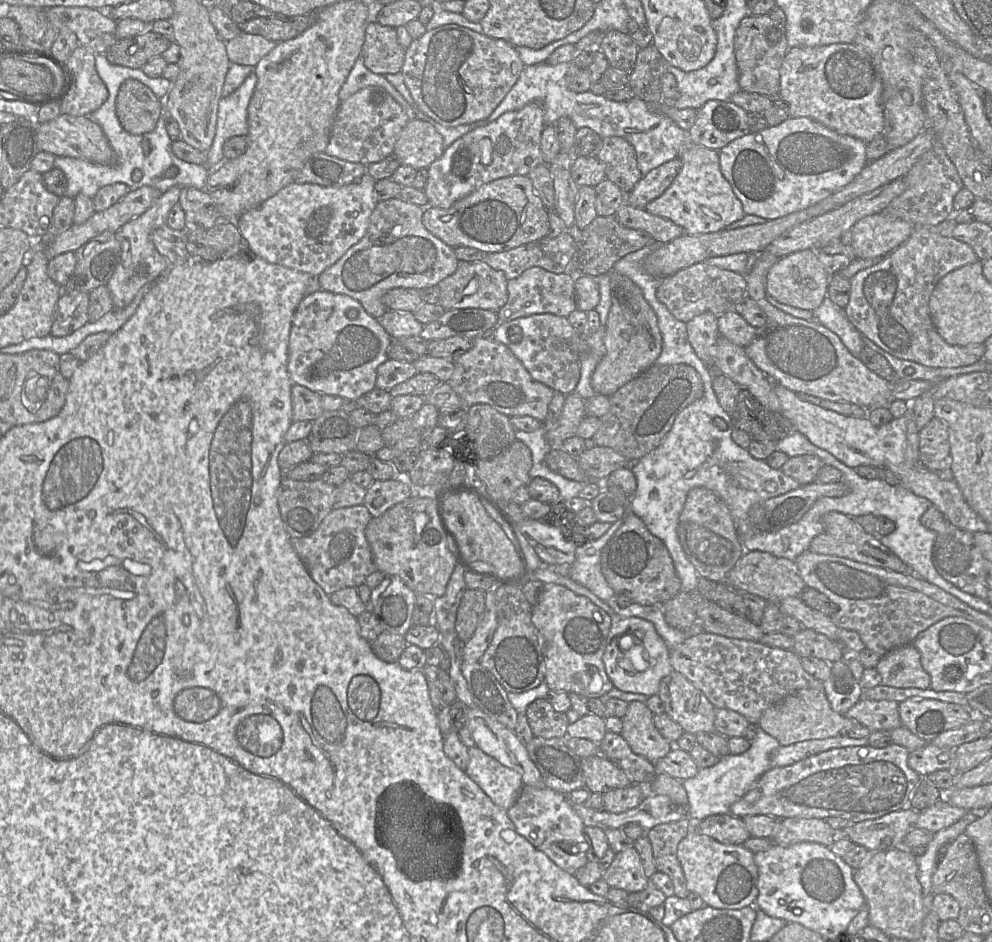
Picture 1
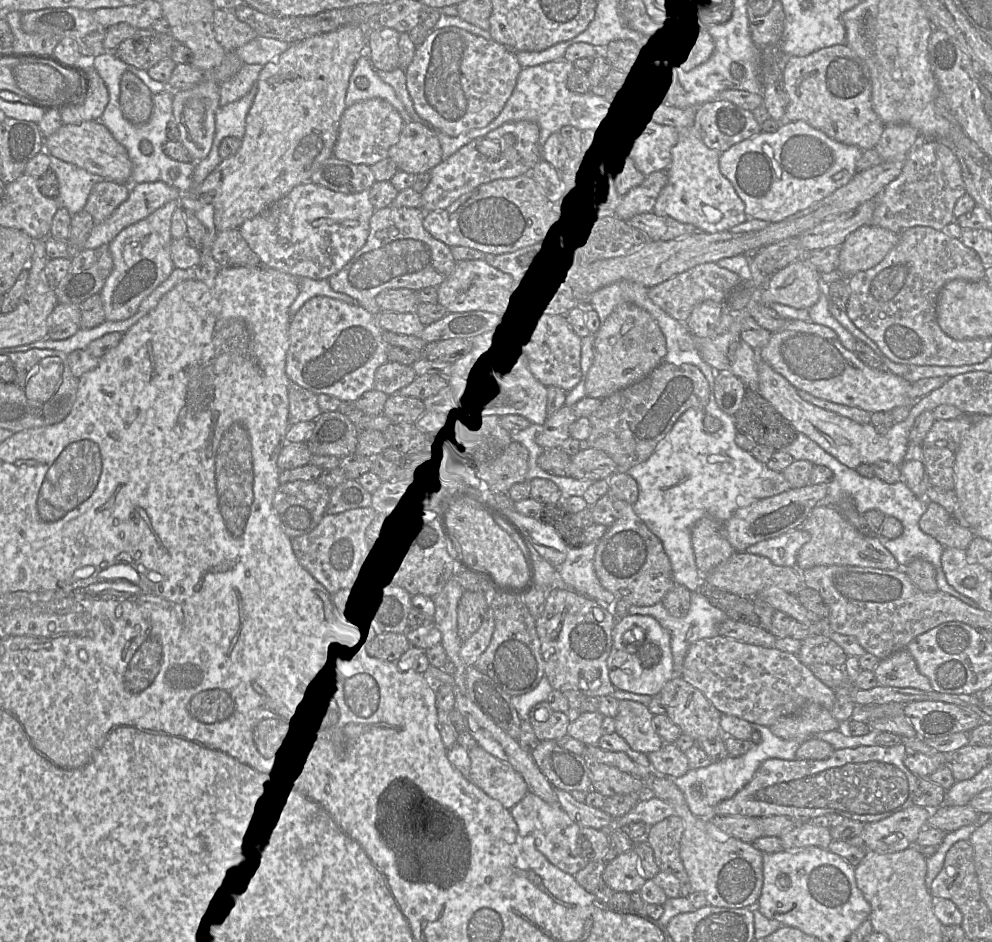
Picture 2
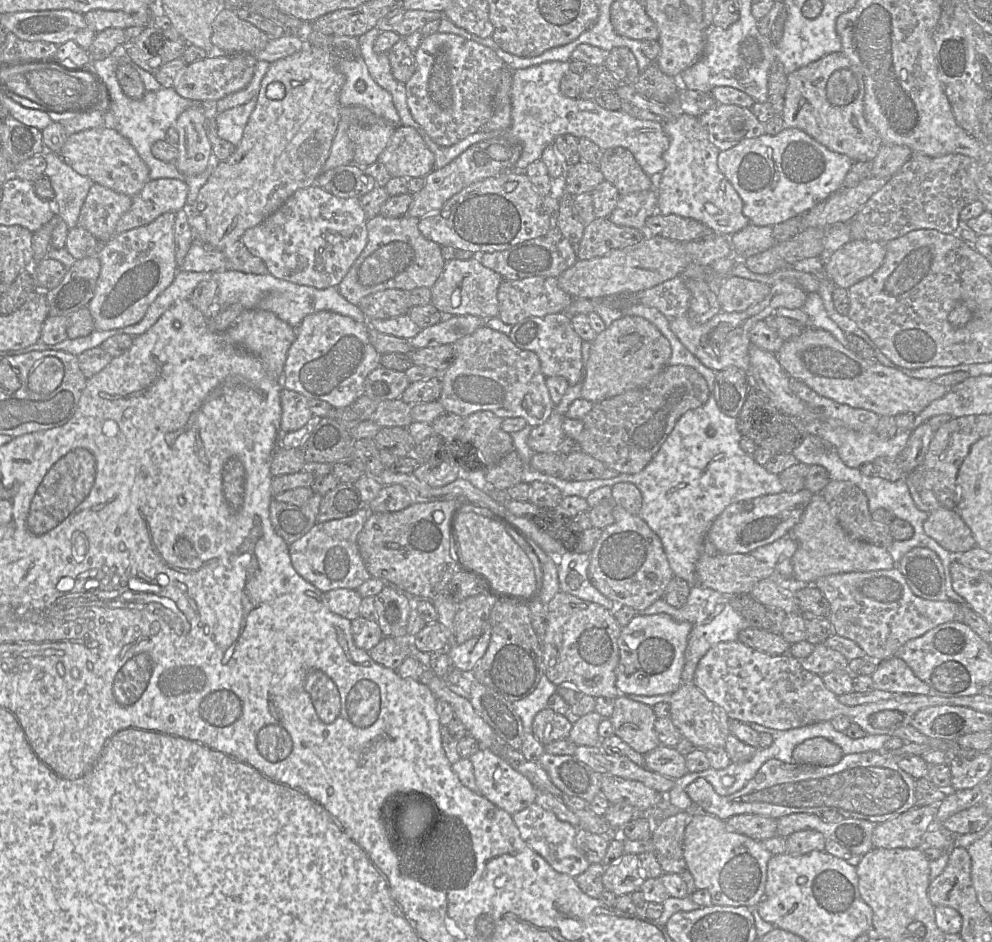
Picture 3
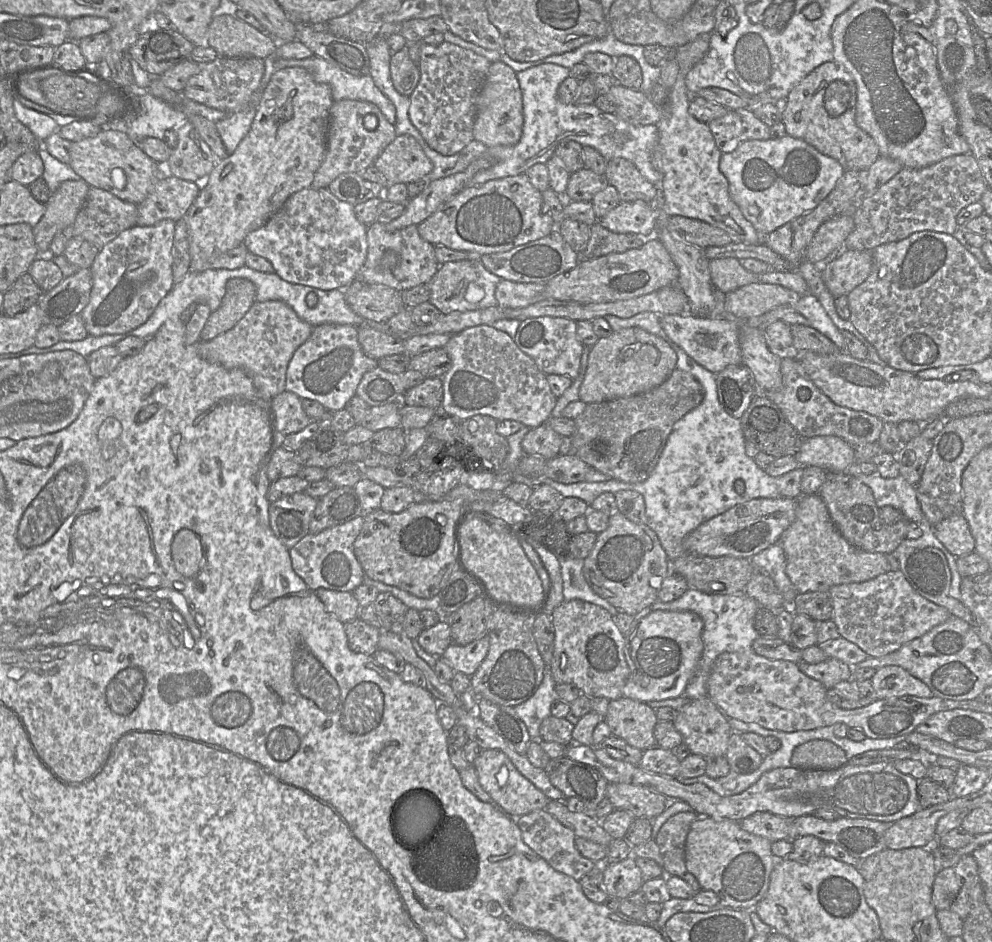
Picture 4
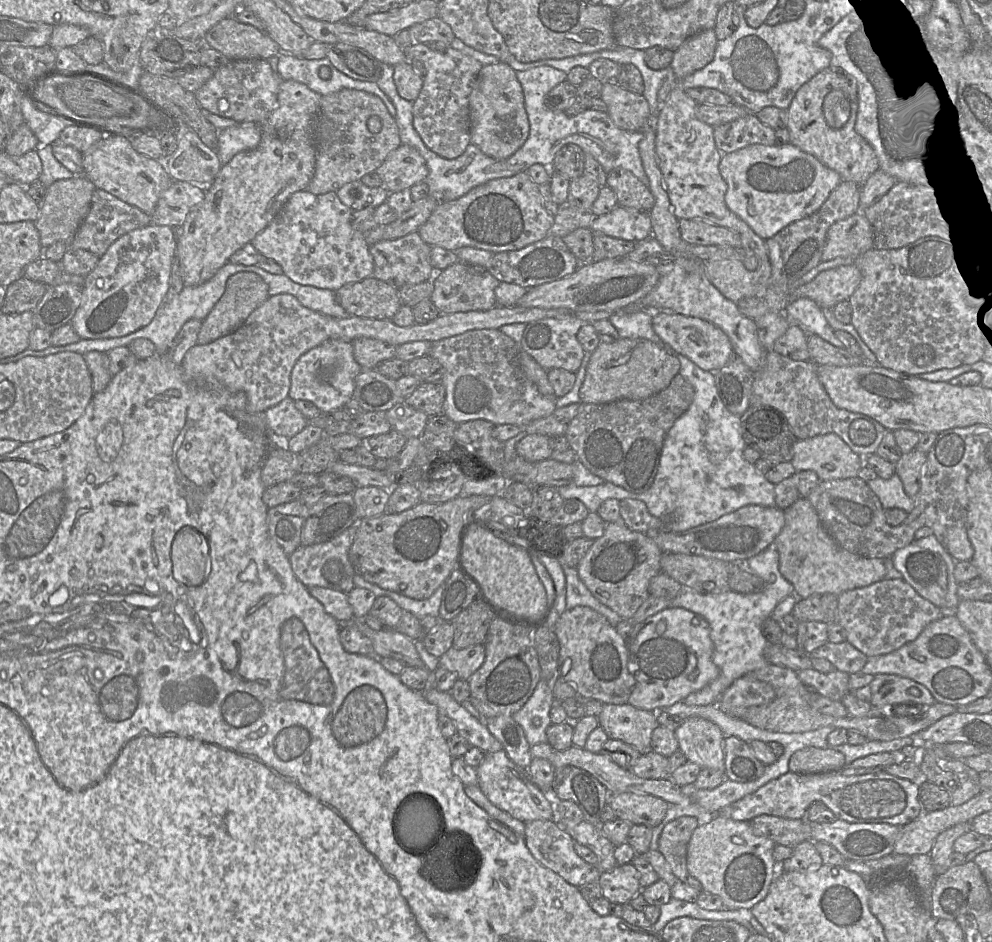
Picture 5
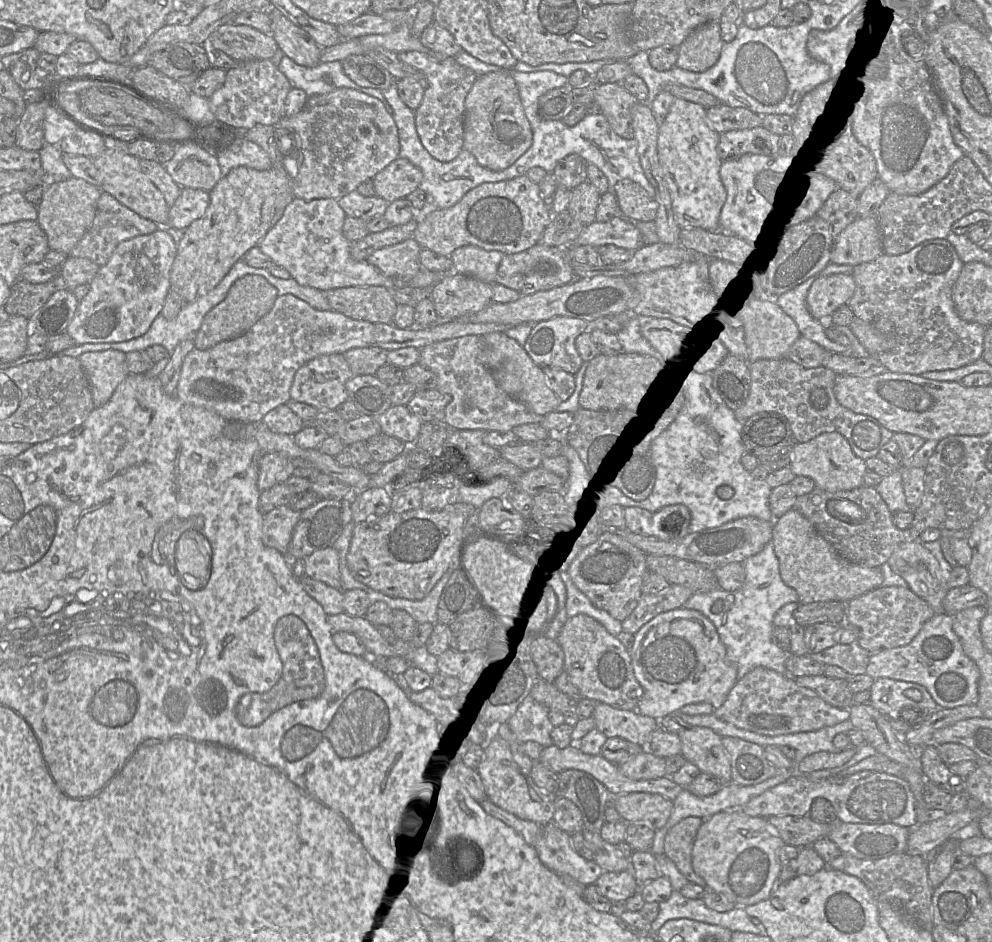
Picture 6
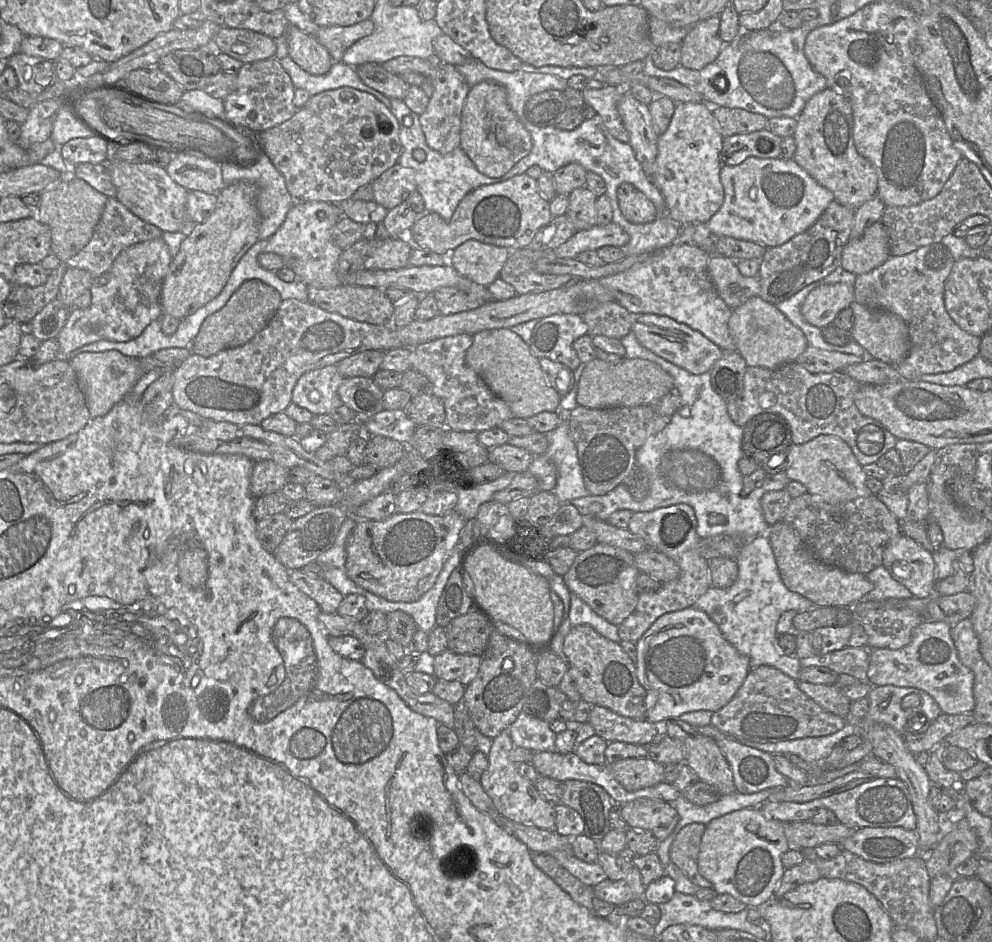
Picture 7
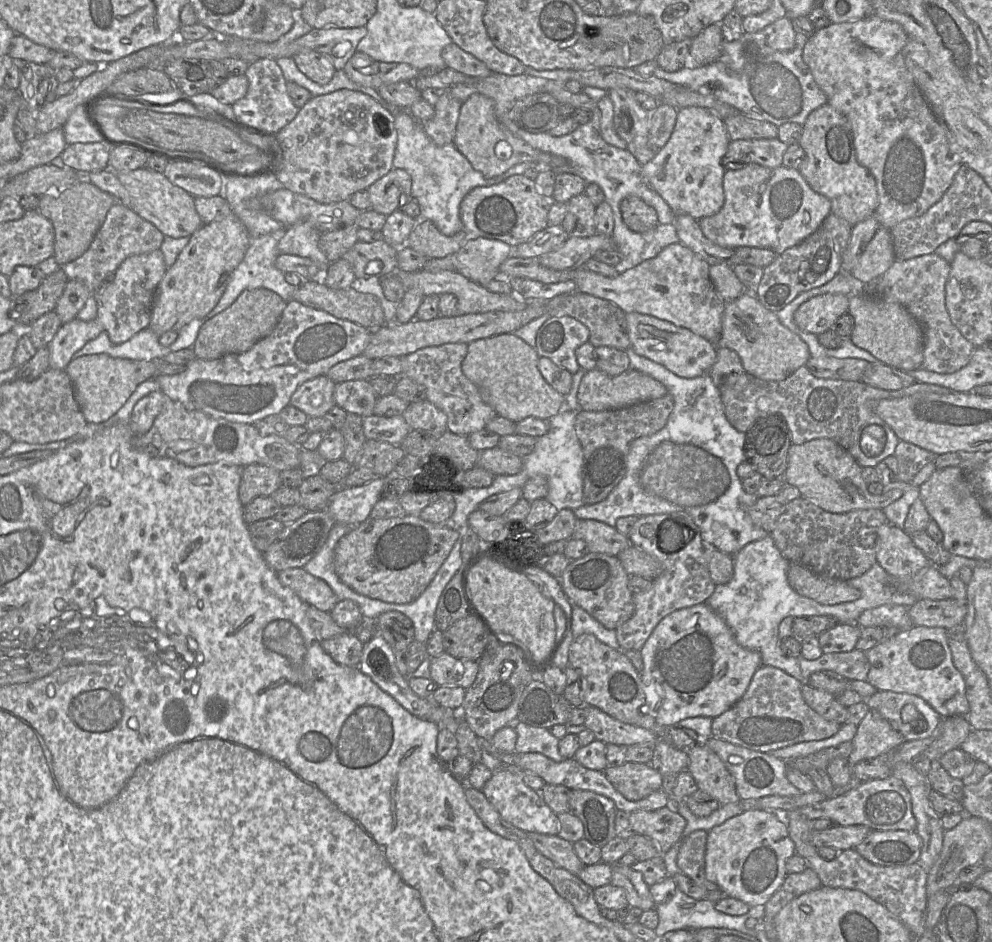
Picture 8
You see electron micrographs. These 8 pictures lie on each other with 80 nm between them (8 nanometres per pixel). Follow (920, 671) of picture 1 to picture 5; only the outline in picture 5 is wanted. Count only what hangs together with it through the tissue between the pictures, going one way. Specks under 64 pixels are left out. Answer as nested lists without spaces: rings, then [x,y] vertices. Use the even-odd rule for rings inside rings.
[[[877,674],[869,684],[871,689],[870,704],[874,707],[886,705],[923,705],[931,706],[936,702],[930,691],[922,684],[905,677],[893,674]],[[910,688],[920,691],[918,697],[909,694]]]

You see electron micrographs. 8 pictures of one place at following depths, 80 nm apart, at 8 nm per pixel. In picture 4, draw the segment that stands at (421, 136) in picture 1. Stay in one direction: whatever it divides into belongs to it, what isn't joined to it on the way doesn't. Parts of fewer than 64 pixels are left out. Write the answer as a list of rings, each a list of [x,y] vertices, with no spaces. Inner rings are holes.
[[[407,134],[397,135],[374,163],[384,174],[388,186],[428,179],[433,164],[417,140]]]

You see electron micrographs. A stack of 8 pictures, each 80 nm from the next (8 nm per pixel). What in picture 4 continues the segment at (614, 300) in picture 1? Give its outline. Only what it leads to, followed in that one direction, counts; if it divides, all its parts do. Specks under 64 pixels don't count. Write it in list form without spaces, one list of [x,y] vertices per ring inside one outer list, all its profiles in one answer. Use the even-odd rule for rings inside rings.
[[[638,327],[614,331],[590,348],[579,399],[588,405],[647,392],[662,384],[676,369],[676,363],[675,351],[662,338]]]

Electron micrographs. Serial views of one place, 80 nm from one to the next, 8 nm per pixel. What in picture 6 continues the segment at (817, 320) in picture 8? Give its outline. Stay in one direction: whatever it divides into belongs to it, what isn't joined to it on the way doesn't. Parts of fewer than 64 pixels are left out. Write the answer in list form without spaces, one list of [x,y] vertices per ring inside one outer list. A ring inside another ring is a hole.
[[[837,273],[820,277],[808,291],[808,311],[815,319],[829,319],[838,307],[848,304],[854,292],[855,280],[852,274]]]

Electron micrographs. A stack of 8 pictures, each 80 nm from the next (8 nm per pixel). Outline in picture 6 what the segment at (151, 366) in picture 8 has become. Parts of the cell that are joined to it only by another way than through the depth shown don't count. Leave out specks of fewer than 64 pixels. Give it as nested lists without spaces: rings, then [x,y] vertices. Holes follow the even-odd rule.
[[[120,350],[89,351],[78,357],[90,383],[94,407],[107,403],[118,385],[130,374],[125,363],[126,353]]]

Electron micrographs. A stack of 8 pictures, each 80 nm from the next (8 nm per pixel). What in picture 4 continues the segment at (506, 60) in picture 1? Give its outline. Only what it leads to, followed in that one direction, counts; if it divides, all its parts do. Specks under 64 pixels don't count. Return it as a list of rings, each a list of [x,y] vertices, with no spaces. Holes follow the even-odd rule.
[[[421,43],[420,79],[409,97],[409,118],[426,143],[441,155],[454,155],[473,140],[476,102],[490,66],[484,56],[452,43]]]

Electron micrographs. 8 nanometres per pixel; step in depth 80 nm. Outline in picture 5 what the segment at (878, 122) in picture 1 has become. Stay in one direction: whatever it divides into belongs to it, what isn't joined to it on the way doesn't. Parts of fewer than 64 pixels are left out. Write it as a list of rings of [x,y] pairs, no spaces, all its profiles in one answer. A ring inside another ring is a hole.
[[[829,66],[797,90],[786,110],[786,128],[792,145],[837,172],[842,181],[862,186],[879,169],[879,162],[871,145],[855,131],[857,110],[856,79],[842,68]]]

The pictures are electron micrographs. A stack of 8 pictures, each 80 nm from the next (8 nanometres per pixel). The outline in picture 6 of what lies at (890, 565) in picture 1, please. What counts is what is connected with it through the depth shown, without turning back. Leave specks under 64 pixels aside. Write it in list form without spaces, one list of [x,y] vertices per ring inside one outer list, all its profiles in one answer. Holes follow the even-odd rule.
[[[793,508],[774,519],[771,544],[778,558],[781,579],[797,592],[800,604],[848,602],[882,585],[880,567],[865,567],[841,558],[811,522]]]

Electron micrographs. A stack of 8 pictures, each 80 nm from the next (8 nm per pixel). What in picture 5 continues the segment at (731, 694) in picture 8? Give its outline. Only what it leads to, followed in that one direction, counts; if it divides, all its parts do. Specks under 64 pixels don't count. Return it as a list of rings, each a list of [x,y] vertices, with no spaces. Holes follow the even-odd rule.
[[[681,607],[666,608],[634,625],[627,651],[628,670],[635,678],[628,703],[658,715],[663,708],[684,701],[689,694],[701,690],[720,675],[712,659],[714,644],[707,620]]]

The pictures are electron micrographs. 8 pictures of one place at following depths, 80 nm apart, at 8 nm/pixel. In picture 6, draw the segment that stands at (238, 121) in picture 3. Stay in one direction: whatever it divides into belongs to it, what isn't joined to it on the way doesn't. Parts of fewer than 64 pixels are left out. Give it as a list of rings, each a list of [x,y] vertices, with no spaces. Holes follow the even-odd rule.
[[[243,135],[225,150],[216,151],[222,177],[232,169],[240,166],[255,170],[268,170],[274,163],[269,155],[258,144],[246,139]]]

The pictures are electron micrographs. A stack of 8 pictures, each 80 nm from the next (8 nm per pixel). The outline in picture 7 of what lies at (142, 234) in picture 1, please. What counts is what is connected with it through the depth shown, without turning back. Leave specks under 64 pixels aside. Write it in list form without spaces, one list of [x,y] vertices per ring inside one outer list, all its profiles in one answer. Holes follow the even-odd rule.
[[[161,238],[137,243],[124,249],[114,260],[110,269],[94,279],[90,288],[91,305],[85,309],[72,308],[64,327],[58,333],[58,359],[69,359],[68,355],[77,348],[99,340],[126,342],[138,337],[144,329],[156,319],[160,319],[163,311],[160,304],[163,281],[173,260],[169,248]]]

